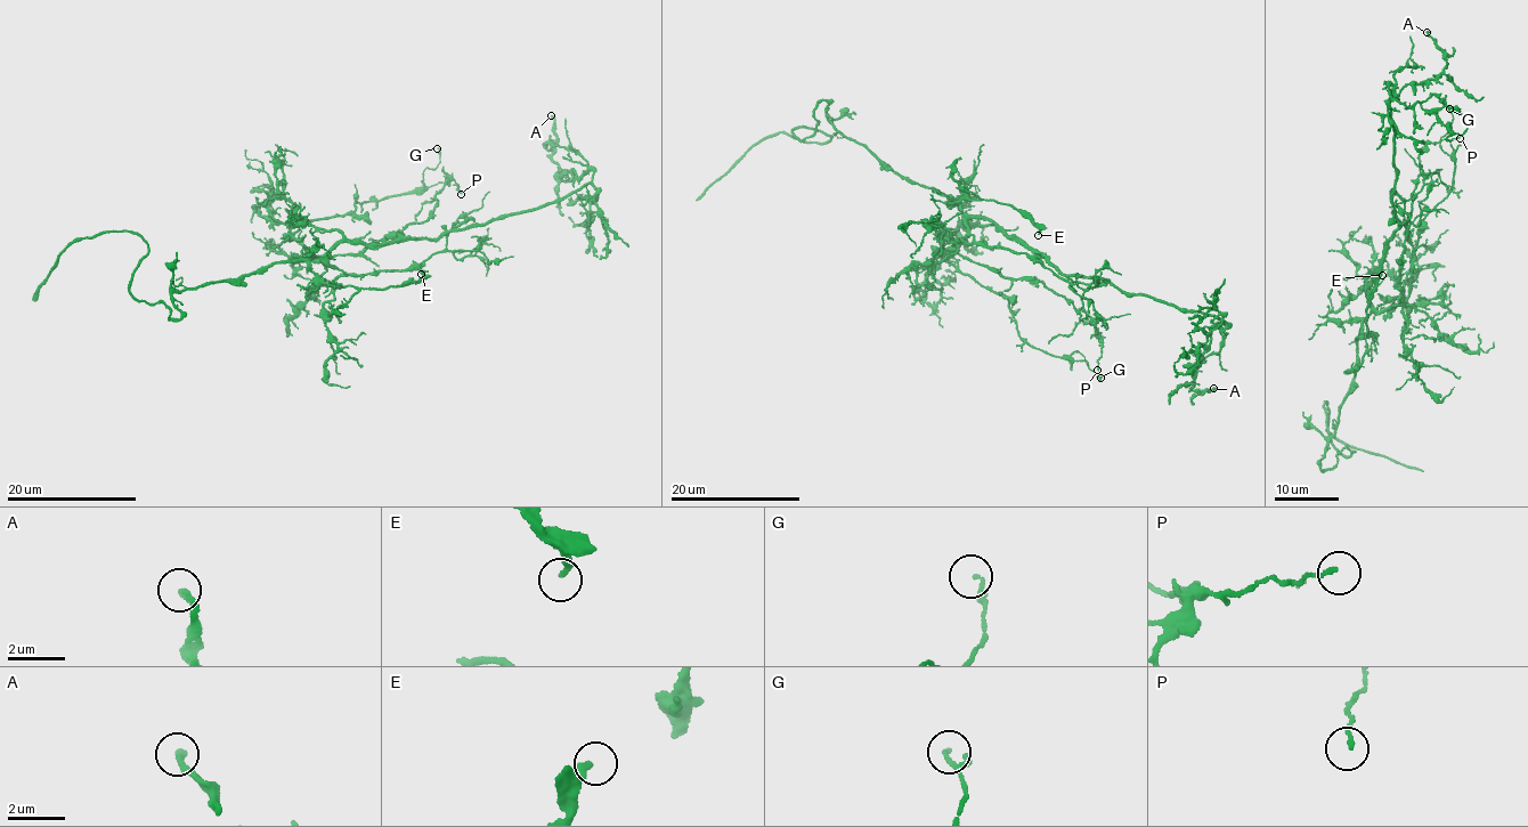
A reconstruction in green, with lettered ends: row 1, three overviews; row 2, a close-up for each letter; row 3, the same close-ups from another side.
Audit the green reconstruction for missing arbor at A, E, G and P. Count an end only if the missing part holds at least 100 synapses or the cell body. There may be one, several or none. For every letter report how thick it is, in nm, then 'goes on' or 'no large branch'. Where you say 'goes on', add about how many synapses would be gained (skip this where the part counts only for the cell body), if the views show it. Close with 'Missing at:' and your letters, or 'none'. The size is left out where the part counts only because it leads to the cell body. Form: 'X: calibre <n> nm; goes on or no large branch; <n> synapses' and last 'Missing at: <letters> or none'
A: calibre 200 nm; no large branch
E: calibre 200 nm; no large branch
G: calibre 80 nm; no large branch
P: calibre 110 nm; no large branch
Missing at: none

